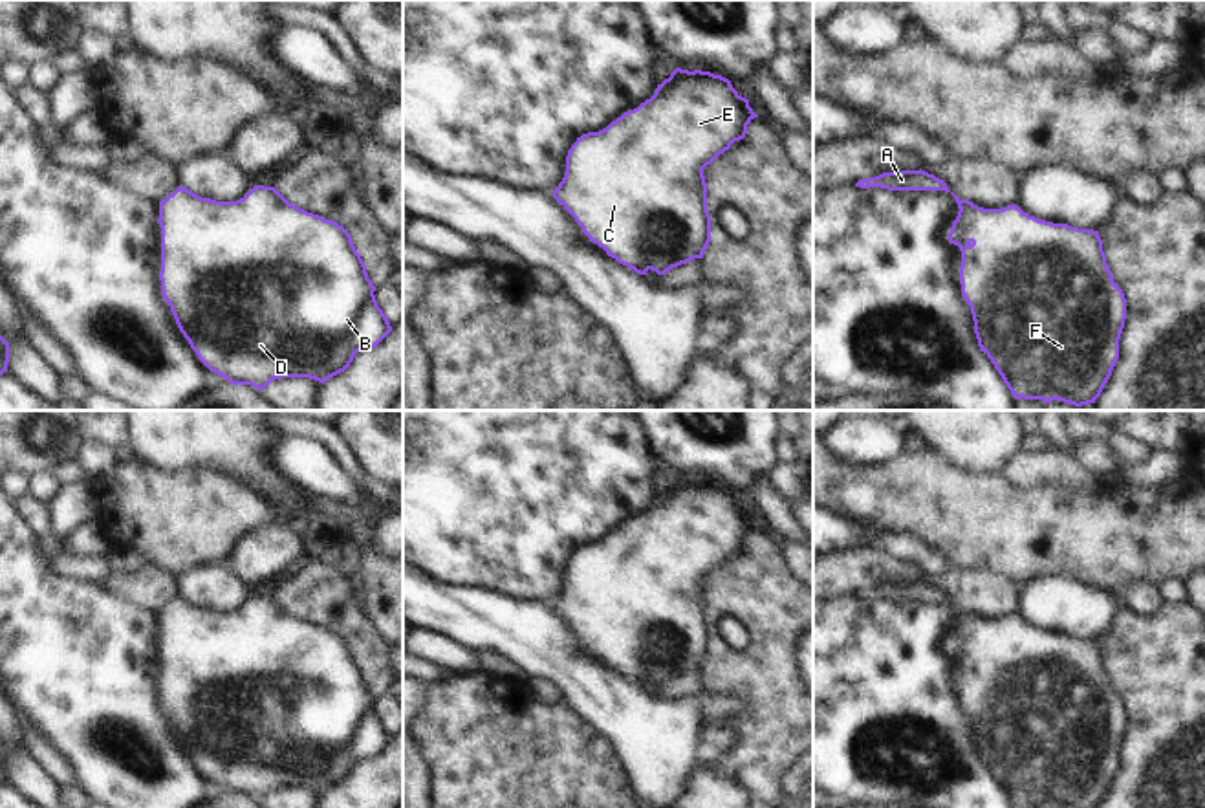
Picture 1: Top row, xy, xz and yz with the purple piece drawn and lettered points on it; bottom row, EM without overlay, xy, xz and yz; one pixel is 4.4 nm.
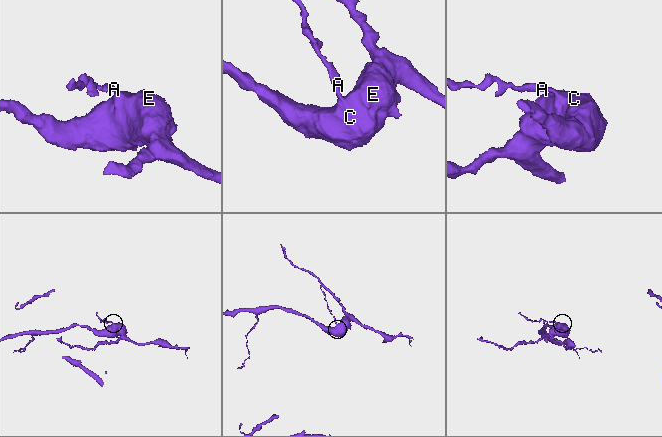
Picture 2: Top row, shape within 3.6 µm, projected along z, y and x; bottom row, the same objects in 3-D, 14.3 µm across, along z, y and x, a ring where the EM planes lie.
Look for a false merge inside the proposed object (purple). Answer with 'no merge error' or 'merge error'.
no merge error

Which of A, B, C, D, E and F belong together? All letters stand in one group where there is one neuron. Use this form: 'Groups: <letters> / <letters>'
Groups: A B C D E F

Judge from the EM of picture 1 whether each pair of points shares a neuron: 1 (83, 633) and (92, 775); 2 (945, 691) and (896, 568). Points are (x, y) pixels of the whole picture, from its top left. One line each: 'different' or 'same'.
1: same
2: different

